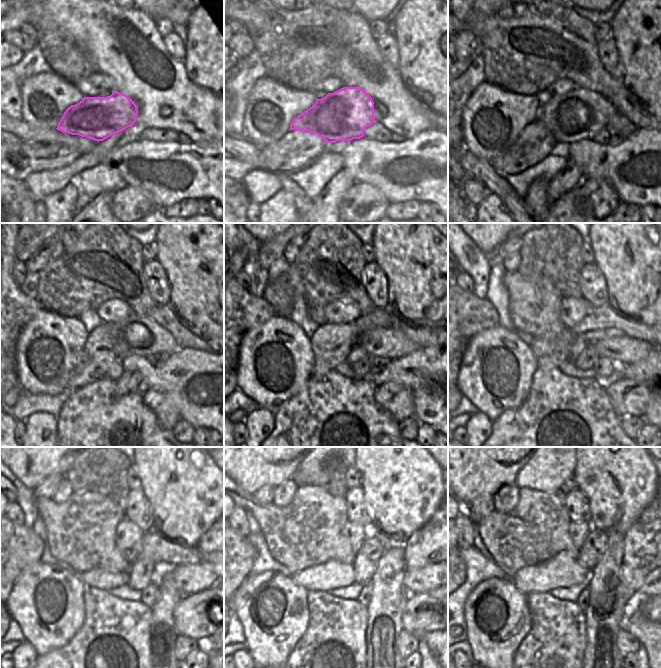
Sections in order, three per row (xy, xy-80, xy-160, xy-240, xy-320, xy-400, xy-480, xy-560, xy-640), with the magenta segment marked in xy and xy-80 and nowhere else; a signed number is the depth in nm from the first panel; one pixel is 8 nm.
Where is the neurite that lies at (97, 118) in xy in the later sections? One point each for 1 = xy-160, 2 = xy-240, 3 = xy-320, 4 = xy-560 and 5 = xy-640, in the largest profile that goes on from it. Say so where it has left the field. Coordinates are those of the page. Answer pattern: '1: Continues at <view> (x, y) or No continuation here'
1: Continues at xy-160 (579, 114)
2: Continues at xy-240 (136, 335)
3: Continues at xy-320 (391, 343)
4: Continues at xy-560 (417, 581)
5: Continues at xy-640 (651, 586).

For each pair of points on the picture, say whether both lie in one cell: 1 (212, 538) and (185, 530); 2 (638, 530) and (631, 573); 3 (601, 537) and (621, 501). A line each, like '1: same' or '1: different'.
1: different
2: same
3: different

